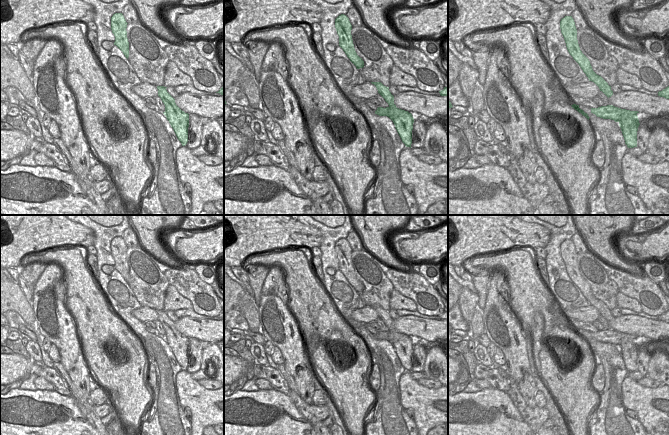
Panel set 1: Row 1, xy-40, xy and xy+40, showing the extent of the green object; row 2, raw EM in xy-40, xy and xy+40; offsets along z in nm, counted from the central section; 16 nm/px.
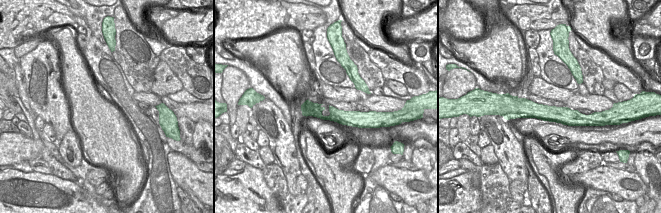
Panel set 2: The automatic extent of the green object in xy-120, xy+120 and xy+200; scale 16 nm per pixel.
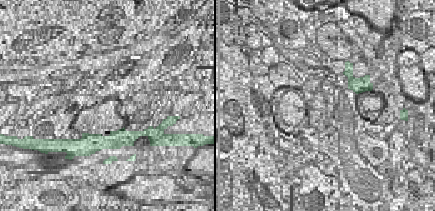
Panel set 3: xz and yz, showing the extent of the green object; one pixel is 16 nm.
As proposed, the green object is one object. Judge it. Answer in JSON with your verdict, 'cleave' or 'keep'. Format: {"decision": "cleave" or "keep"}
{"decision": "cleave"}

